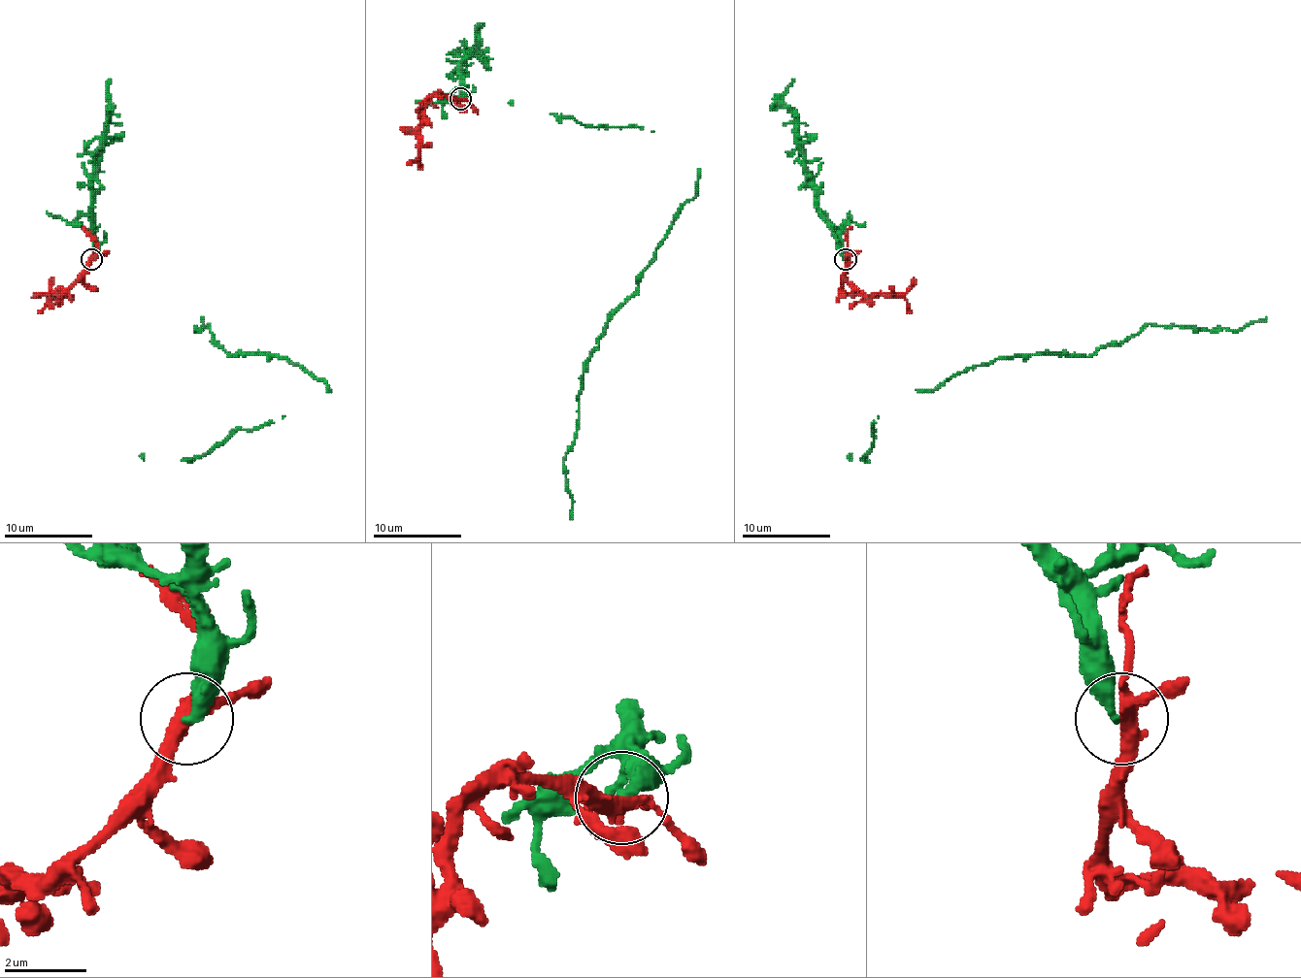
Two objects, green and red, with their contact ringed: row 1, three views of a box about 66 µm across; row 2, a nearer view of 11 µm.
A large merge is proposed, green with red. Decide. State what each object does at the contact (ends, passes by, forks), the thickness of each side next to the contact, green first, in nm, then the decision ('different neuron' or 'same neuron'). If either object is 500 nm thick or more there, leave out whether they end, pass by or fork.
green ends there; red forks there; 320 nm thick on the green side, 320 nm on the other; same neuron

